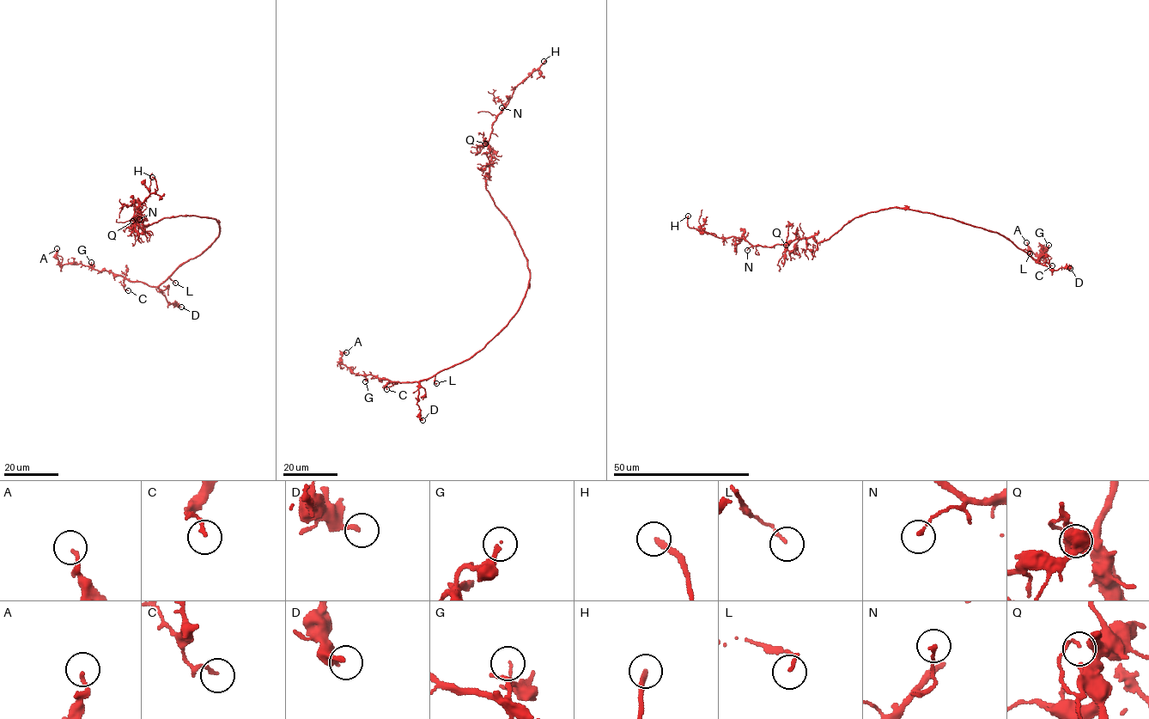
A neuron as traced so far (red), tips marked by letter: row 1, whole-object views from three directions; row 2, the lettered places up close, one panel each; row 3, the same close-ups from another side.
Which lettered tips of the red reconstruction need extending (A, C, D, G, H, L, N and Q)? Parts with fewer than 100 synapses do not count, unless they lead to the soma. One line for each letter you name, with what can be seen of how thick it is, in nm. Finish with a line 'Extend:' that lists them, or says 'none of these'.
H: Thickness 200 nm
Extend: H

